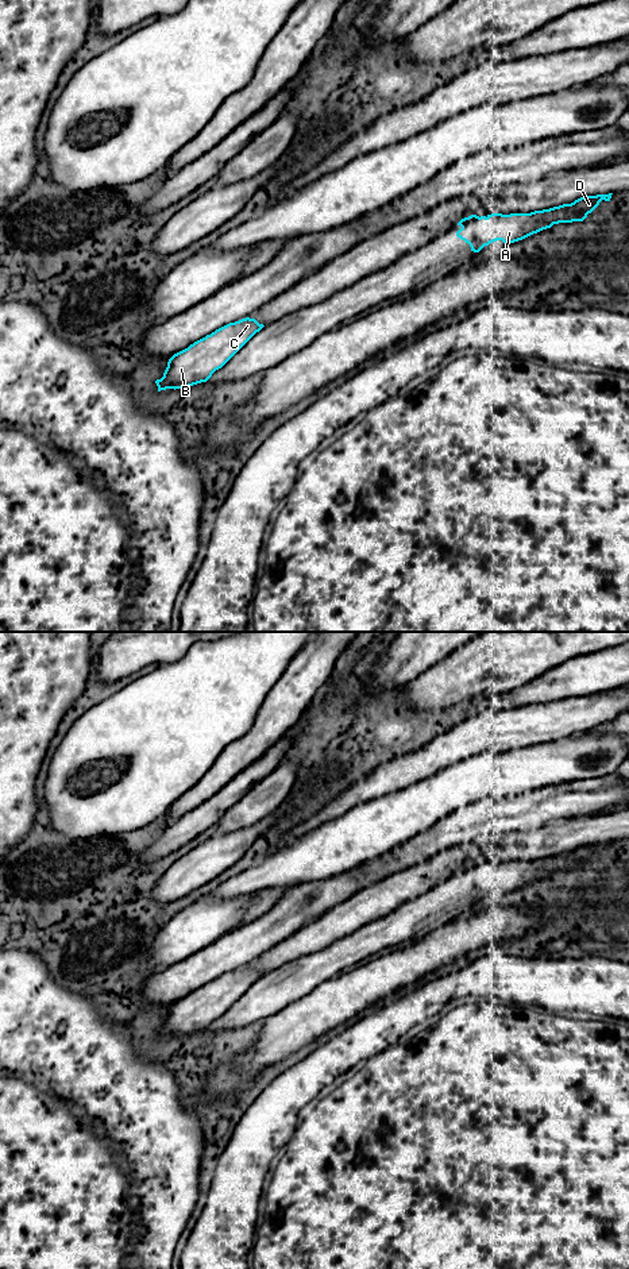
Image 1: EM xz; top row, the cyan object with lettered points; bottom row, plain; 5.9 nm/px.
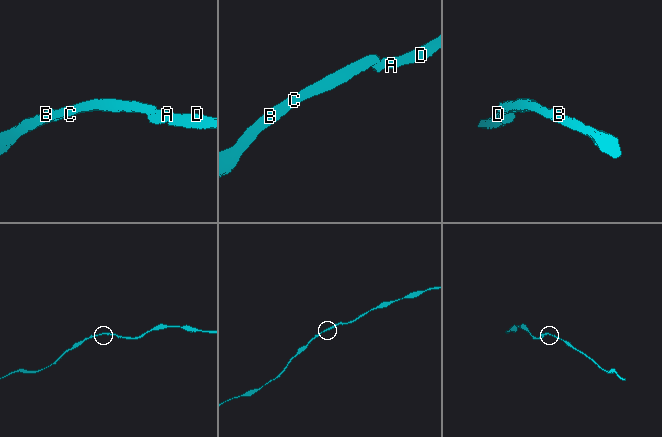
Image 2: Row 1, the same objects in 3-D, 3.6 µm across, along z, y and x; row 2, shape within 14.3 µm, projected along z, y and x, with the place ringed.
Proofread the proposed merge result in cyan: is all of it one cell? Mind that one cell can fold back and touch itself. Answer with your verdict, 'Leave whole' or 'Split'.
Split

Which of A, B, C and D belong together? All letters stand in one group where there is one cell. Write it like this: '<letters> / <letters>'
A D / B C

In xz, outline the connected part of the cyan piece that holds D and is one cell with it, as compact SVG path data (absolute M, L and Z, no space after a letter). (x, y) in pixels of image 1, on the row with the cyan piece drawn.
M613 193L587 196L571 204L530 213L491 213L481 216L456 232L456 236L470 244L471 251L479 252L485 246L502 240L514 243L559 223L583 221L602 200L610 201Z

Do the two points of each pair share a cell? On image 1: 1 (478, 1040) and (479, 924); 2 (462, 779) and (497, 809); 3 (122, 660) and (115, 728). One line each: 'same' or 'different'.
1: different
2: different
3: different

